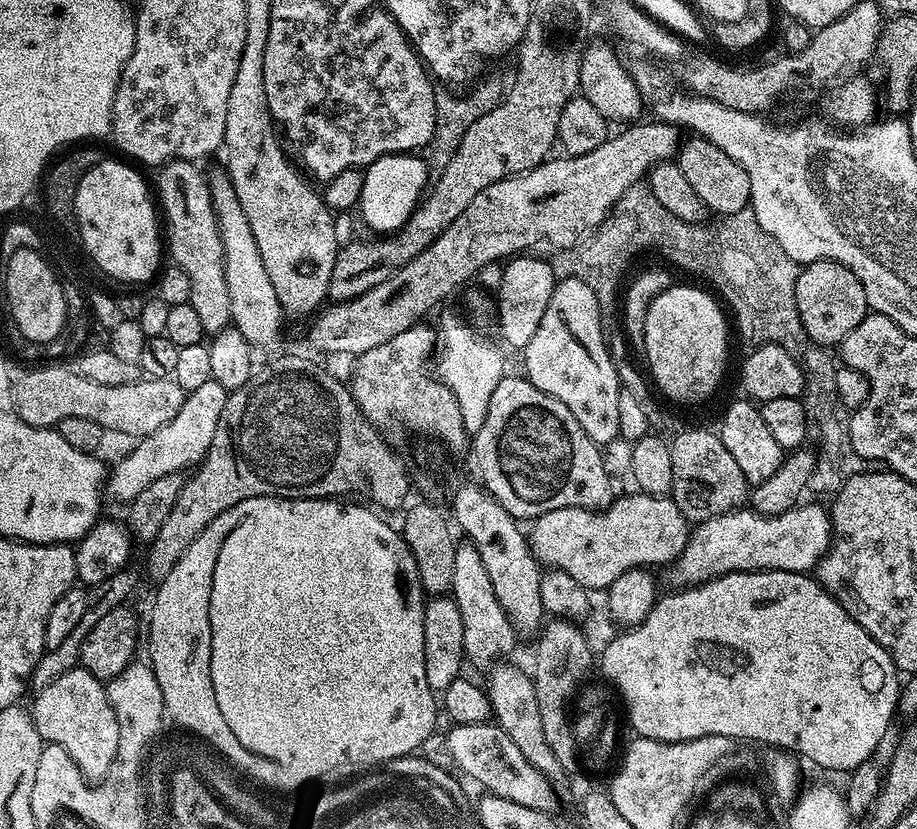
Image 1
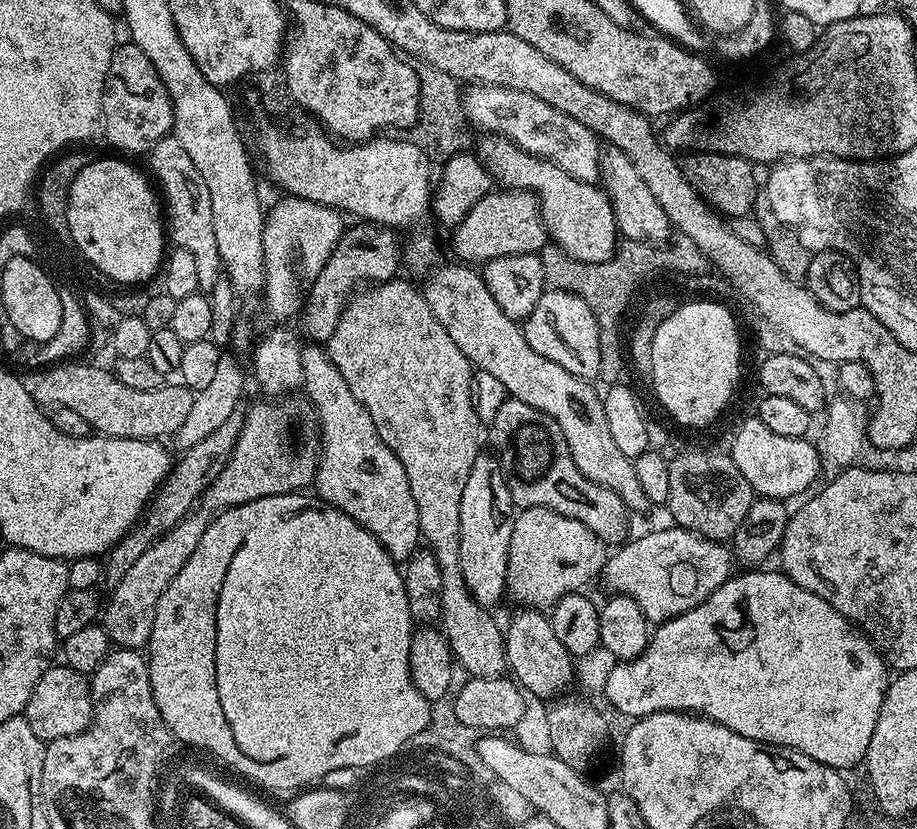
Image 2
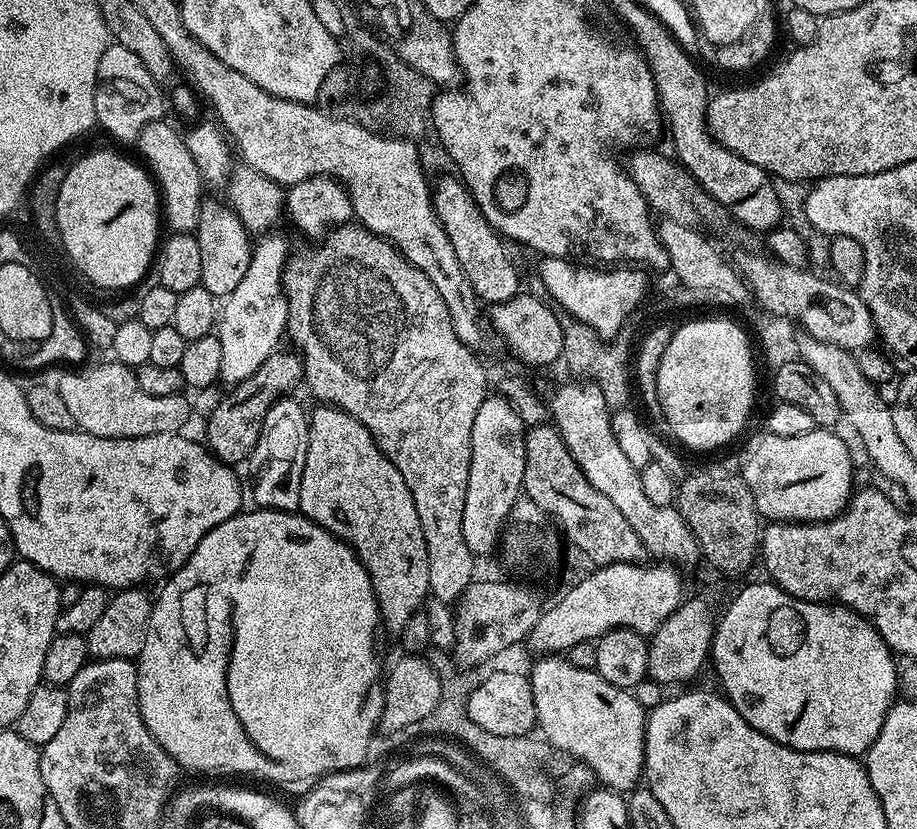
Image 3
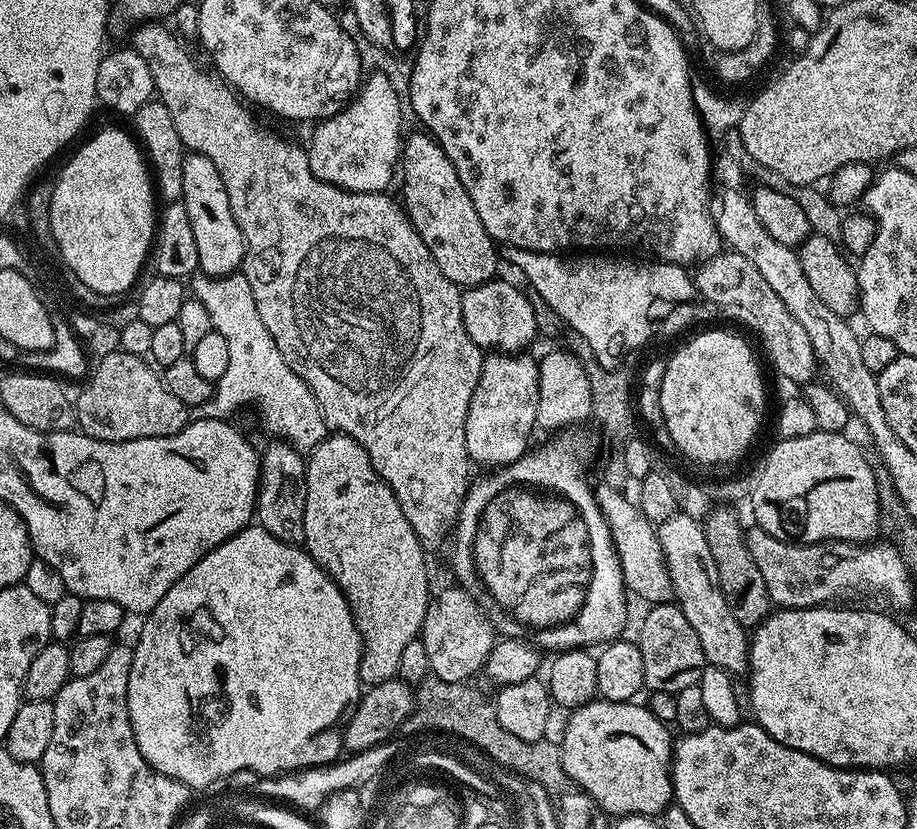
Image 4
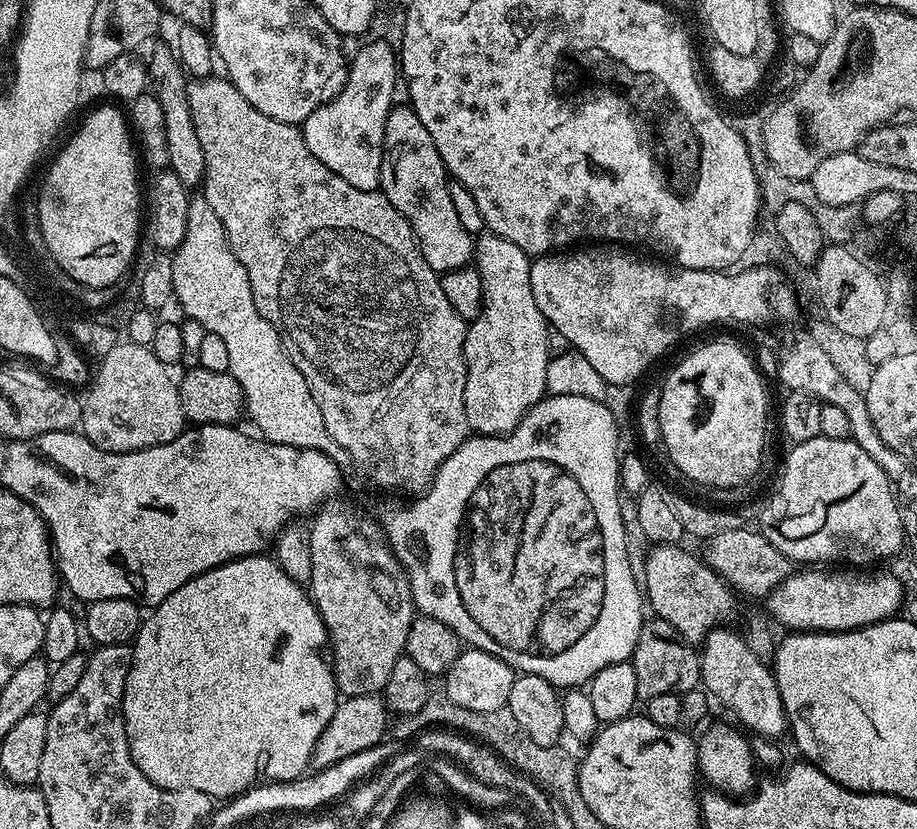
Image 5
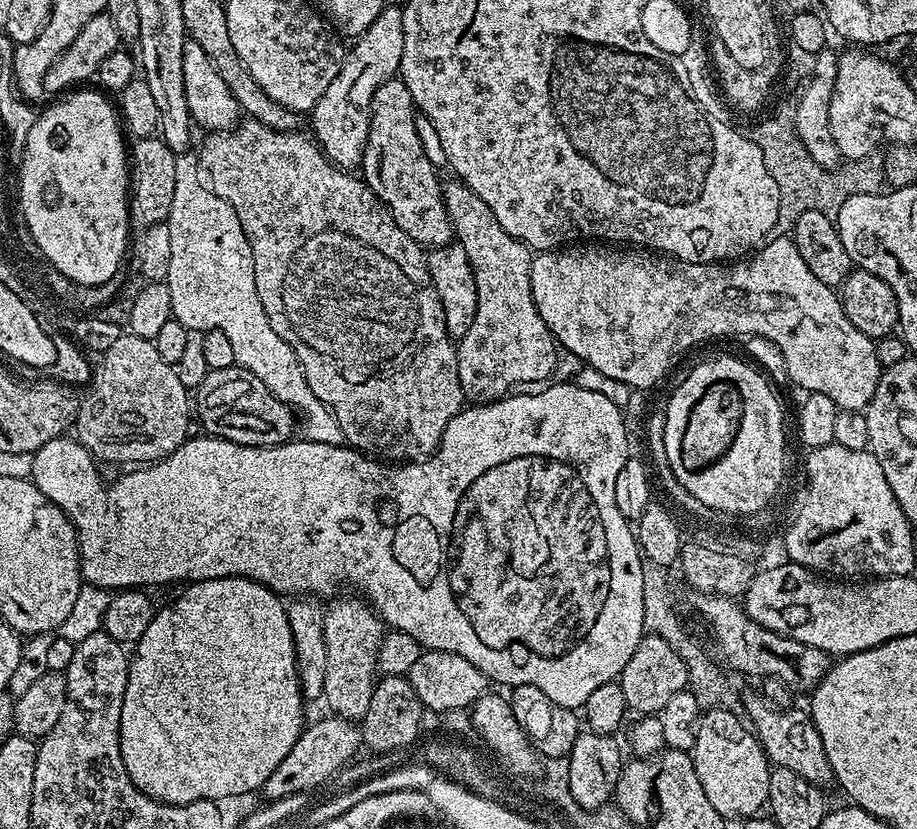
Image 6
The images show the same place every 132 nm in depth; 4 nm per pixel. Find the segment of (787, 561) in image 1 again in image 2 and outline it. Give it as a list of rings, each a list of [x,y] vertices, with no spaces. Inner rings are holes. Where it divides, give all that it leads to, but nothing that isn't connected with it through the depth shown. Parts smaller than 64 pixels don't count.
[[[679,526],[671,527],[619,545],[604,561],[602,573],[609,593],[634,598],[642,606],[642,614],[656,626],[706,602],[734,572],[733,549],[727,543],[707,540]]]

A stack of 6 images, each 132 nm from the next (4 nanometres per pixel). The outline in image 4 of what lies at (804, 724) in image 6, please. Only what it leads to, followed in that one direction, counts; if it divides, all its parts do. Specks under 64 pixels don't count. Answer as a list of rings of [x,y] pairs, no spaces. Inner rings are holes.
[[[677,512],[661,521],[657,525],[657,532],[659,544],[667,560],[673,595],[696,631],[708,664],[720,667],[733,677],[743,677],[748,672],[750,638],[747,629],[741,626],[730,610],[721,586],[718,585],[717,567],[714,565],[701,521]]]

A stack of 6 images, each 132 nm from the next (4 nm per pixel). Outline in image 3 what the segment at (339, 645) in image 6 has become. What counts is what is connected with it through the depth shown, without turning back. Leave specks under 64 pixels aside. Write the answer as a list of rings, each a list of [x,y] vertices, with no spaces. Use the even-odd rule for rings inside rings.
[[[320,404],[310,412],[299,513],[339,540],[346,541],[356,551],[356,557],[372,579],[376,601],[380,603],[380,618],[387,631],[389,628],[392,634],[399,634],[407,619],[425,607],[424,599],[430,596],[430,566],[422,522],[414,506],[414,494],[410,494],[410,486],[406,486],[402,474],[398,474],[398,466],[382,454],[370,430],[366,430],[358,418],[335,408],[333,404]]]

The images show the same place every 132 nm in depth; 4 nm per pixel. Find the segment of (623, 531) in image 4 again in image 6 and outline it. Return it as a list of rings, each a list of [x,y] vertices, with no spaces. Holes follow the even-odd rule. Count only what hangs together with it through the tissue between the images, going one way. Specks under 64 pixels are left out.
[[[696,592],[693,597],[692,608],[708,623],[708,628],[720,647],[719,659],[726,662],[727,667],[743,672],[749,677],[778,678],[778,681],[796,694],[804,691],[807,693],[815,688],[828,673],[830,657],[827,652],[760,628],[758,622],[751,620],[743,607],[734,602],[733,597],[716,596],[713,592]]]

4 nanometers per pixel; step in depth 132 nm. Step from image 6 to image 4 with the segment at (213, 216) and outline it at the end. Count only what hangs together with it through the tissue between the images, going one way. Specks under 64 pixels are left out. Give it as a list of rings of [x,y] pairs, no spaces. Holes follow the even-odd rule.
[[[200,274],[191,281],[190,292],[194,299],[206,306],[212,331],[222,334],[222,338],[226,338],[230,345],[226,374],[215,381],[212,399],[202,405],[203,415],[208,418],[228,418],[231,412],[253,404],[257,414],[264,419],[265,426],[272,428],[273,437],[291,444],[302,454],[311,453],[329,435],[330,429],[320,413],[314,394],[306,382],[298,378],[290,366],[286,366],[282,354],[278,354],[278,346],[274,346],[274,338],[270,338],[270,330],[262,326],[262,318],[258,318],[258,306],[254,306],[254,290],[250,290],[250,282],[246,282],[242,274]]]

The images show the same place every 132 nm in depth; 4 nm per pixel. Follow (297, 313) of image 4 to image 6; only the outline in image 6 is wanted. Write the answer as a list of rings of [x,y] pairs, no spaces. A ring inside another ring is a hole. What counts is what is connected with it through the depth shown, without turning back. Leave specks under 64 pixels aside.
[[[244,118],[229,131],[214,132],[203,137],[204,145],[198,148],[200,167],[214,194],[218,194],[222,202],[230,202],[230,206],[234,206],[234,214],[238,214],[238,222],[242,222],[246,230],[246,238],[250,242],[254,258],[254,286],[262,302],[262,310],[266,310],[268,324],[274,334],[278,334],[278,338],[282,338],[296,352],[310,390],[314,390],[317,398],[332,411],[338,426],[342,426],[345,441],[357,452],[385,462],[423,460],[425,456],[431,456],[435,452],[446,426],[450,426],[450,418],[457,416],[466,404],[462,382],[458,382],[456,344],[448,334],[446,314],[428,269],[425,249],[414,242],[414,238],[410,238],[410,234],[406,234],[406,230],[402,230],[398,222],[394,222],[390,210],[359,175],[336,167],[320,151],[320,145],[315,139],[308,134],[303,136],[302,133],[300,130],[279,132],[257,120]]]

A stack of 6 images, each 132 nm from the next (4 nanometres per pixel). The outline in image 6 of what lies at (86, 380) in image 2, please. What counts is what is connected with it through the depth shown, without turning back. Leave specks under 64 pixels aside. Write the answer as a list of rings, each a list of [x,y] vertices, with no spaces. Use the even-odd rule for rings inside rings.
[[[121,334],[116,342],[99,357],[100,365],[94,368],[94,375],[87,385],[84,400],[79,401],[74,425],[75,439],[97,461],[113,460],[124,466],[143,466],[157,460],[164,460],[178,446],[189,439],[188,416],[190,420],[190,392],[178,382],[173,365],[162,362],[155,343],[140,336]]]

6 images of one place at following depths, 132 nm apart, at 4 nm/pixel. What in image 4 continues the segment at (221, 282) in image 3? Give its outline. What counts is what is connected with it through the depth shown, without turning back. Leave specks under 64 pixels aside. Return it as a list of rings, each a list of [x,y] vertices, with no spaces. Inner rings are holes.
[[[188,152],[182,162],[182,194],[180,200],[186,206],[190,226],[194,229],[194,243],[198,246],[199,271],[206,276],[230,276],[243,265],[244,239],[238,222],[234,222],[234,210],[230,210],[230,197],[222,183],[218,166],[206,158],[206,154]]]

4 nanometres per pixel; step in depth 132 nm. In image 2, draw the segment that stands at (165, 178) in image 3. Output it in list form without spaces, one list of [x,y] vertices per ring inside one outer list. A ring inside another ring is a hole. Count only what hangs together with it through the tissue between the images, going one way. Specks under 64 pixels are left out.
[[[175,134],[163,136],[154,142],[154,146],[146,153],[146,159],[156,175],[158,188],[160,183],[159,191],[166,209],[167,235],[175,247],[186,250],[194,258],[200,291],[211,293],[212,287],[222,278],[222,265],[218,242],[214,242],[214,218],[210,215],[210,193],[206,190],[206,182],[202,182],[202,174],[198,174],[194,162],[190,162],[190,154],[186,154],[182,142],[178,142]]]

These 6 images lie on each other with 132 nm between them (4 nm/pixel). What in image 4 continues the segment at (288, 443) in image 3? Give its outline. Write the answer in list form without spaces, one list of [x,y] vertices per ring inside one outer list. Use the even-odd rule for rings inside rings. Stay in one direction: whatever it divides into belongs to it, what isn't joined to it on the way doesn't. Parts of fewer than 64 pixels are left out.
[[[276,438],[260,457],[260,486],[256,493],[259,527],[287,544],[303,545],[306,530],[306,460],[297,448]]]

